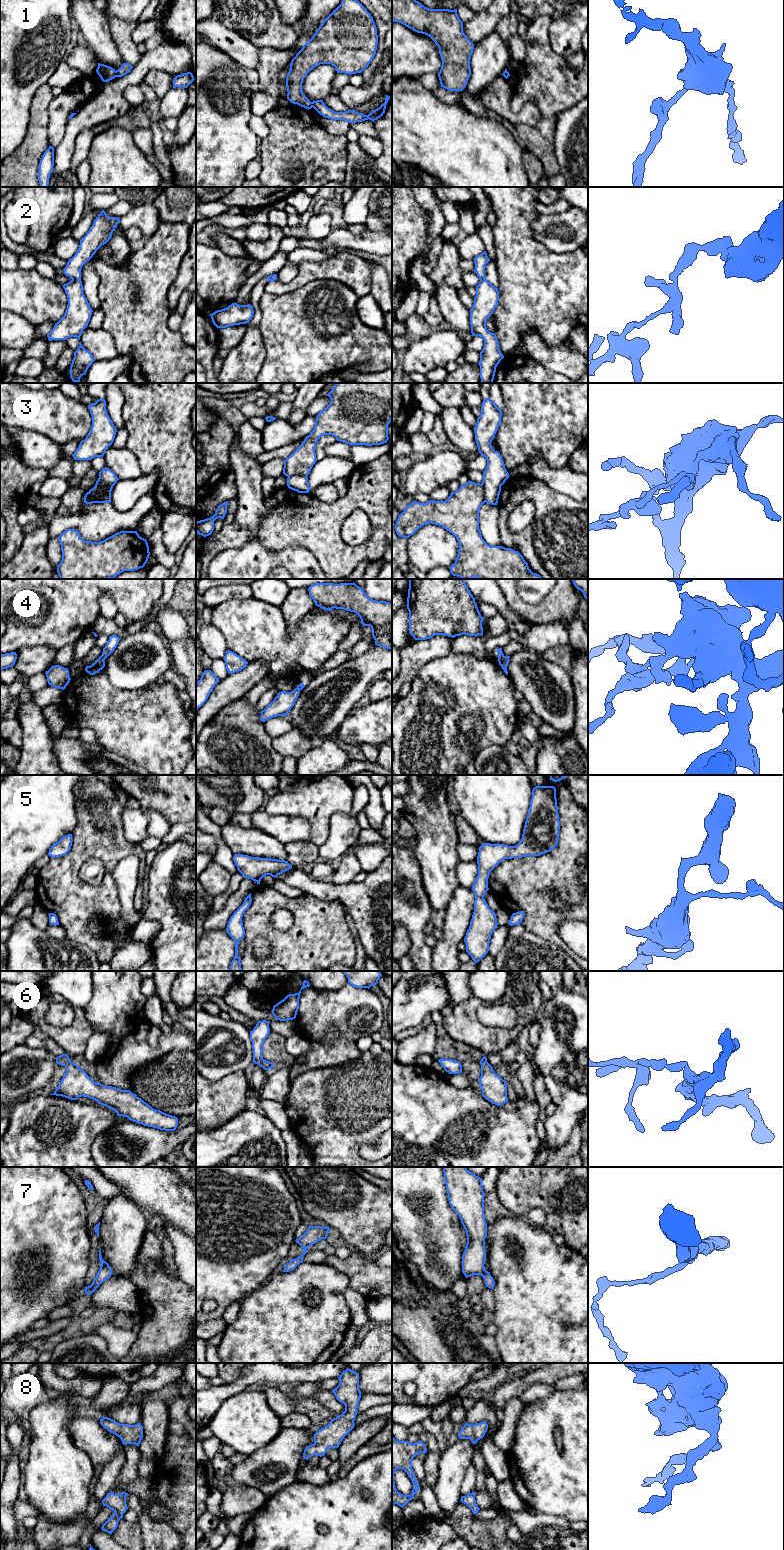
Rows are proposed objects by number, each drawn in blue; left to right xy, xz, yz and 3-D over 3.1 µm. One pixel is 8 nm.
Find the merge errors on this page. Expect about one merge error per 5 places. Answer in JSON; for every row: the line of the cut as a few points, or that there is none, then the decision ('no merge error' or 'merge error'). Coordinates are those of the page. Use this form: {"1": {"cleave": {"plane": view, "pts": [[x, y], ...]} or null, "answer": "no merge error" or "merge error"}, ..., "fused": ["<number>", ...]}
{"1": {"cleave": {"plane": "xy", "pts": [[115, 71], [116, 76]]}, "answer": "merge error"}, "2": {"cleave": null, "answer": "no merge error"}, "3": {"cleave": {"plane": "xy", "pts": [[112, 485], [100, 497], [95, 495]]}, "answer": "merge error"}, "4": {"cleave": {"plane": "yz", "pts": [[504, 656], [499, 662]]}, "answer": "merge error"}, "5": {"cleave": null, "answer": "no merge error"}, "6": {"cleave": null, "answer": "no merge error"}, "7": {"cleave": null, "answer": "no merge error"}, "8": {"cleave": null, "answer": "no merge error"}, "fused": ["1", "3", "4"]}

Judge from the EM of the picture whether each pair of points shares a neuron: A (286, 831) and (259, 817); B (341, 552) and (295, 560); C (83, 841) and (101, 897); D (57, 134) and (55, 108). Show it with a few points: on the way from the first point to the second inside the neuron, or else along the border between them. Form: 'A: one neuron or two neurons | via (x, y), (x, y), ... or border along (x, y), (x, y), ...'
A: one neuron | via (279, 827), (266, 823)
B: two neurons | border along (294, 545), (306, 548), (322, 568)
C: one neuron | via (75, 858), (73, 860), (73, 880), (84, 891)
D: one neuron | via (57, 128), (57, 114)

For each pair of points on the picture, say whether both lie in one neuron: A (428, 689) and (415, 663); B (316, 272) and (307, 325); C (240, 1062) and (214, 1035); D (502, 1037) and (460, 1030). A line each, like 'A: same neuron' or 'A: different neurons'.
A: different neurons
B: different neurons
C: same neuron
D: same neuron

